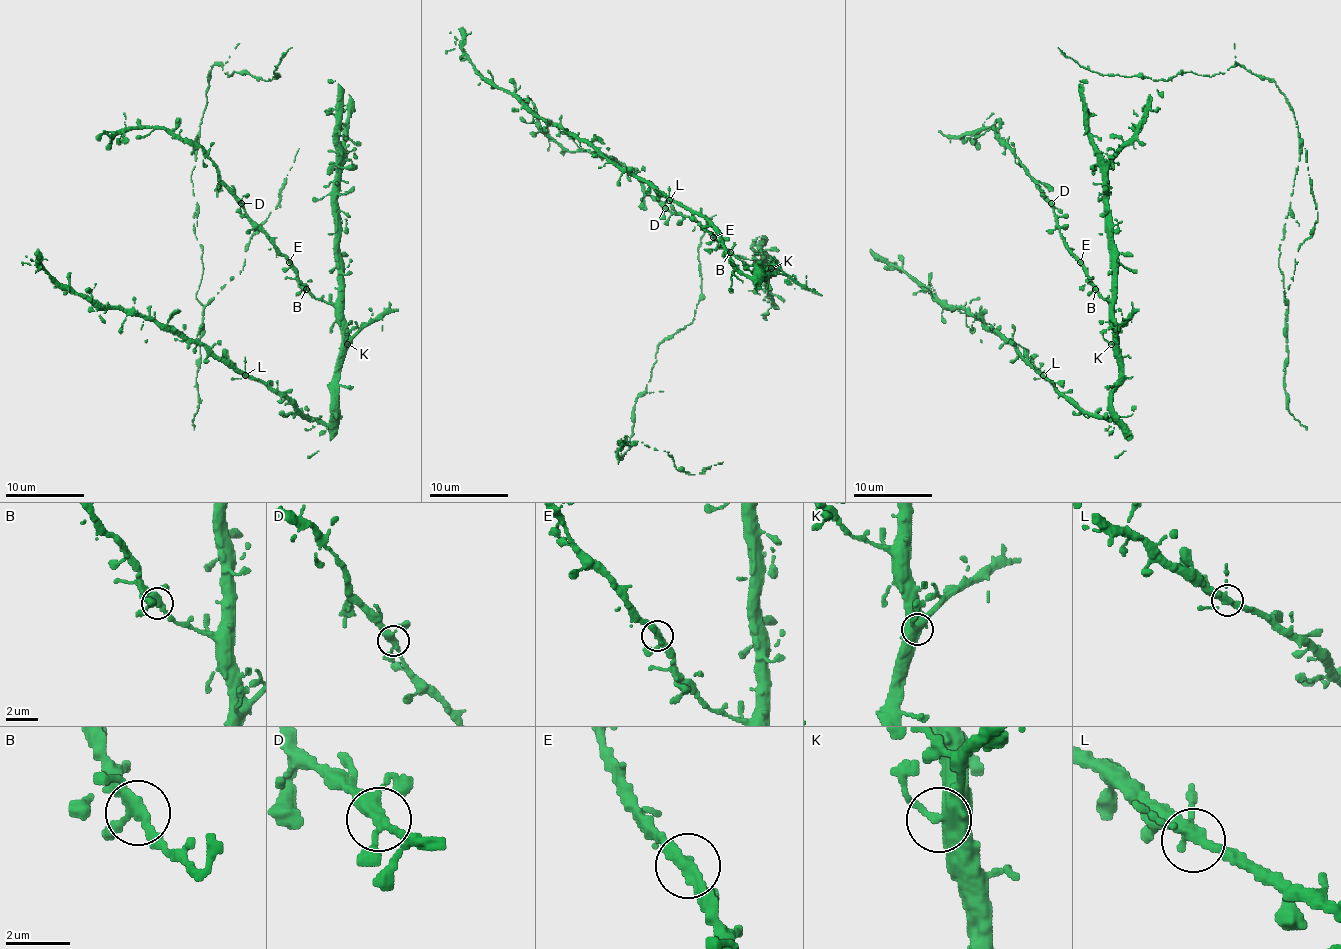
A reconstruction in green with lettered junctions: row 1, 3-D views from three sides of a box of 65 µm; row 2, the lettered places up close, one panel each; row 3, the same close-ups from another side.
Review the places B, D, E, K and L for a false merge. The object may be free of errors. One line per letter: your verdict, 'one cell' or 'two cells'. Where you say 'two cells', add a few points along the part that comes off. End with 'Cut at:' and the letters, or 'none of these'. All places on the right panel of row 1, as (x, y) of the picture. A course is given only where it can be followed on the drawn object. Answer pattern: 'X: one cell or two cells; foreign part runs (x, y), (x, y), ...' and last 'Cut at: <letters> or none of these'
B: one cell
D: one cell
E: one cell
K: one cell
L: one cell
Cut at: none of these

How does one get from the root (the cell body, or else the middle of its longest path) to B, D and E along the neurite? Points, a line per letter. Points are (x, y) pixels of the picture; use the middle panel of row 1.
B: (761, 237), (763, 268), (750, 266), (730, 252)
D: (761, 237), (763, 268), (750, 266), (732, 254), (703, 225), (689, 217), (675, 215), (665, 207)
E: (761, 237), (763, 268), (742, 262), (712, 237)

